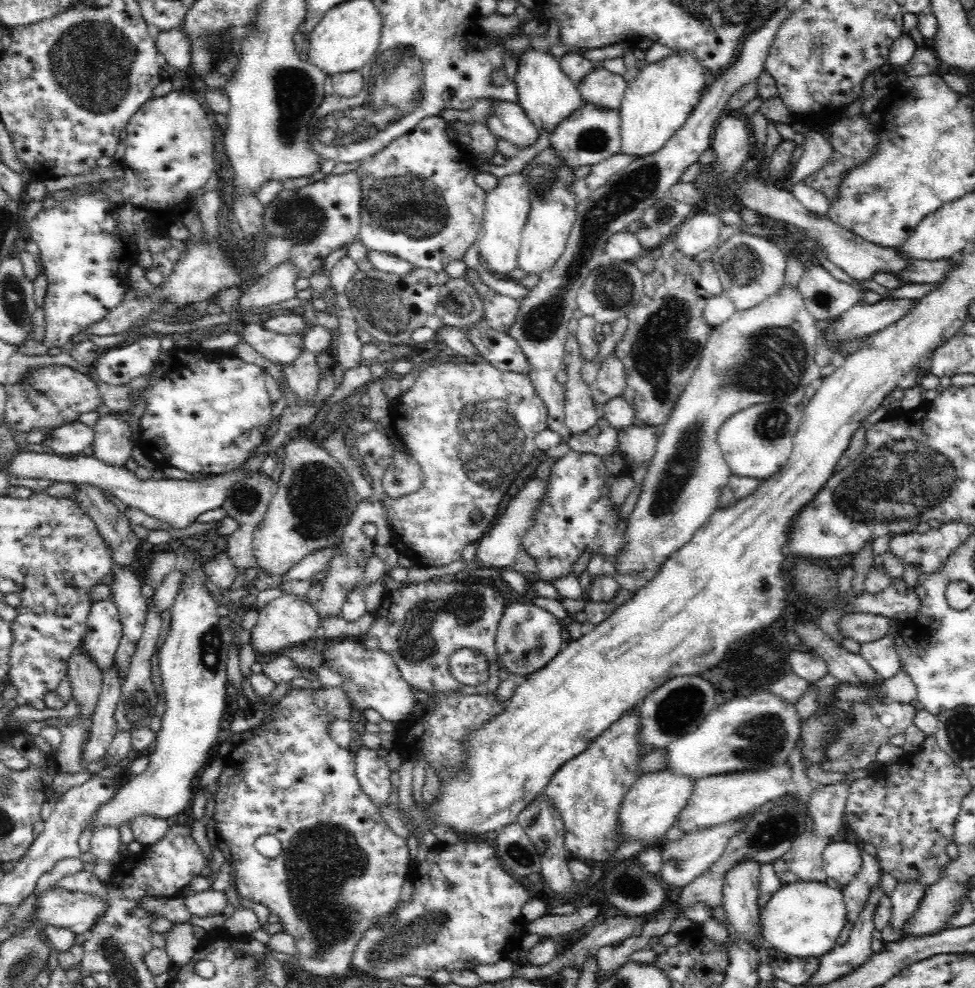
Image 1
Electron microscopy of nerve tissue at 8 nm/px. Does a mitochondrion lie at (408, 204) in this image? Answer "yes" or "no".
yes

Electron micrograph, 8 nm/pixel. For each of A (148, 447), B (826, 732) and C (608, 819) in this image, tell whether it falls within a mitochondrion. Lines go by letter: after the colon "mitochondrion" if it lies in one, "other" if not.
A: other
B: mitochondrion
C: other

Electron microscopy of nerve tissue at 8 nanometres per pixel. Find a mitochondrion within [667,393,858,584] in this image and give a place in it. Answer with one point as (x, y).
(771, 424)

